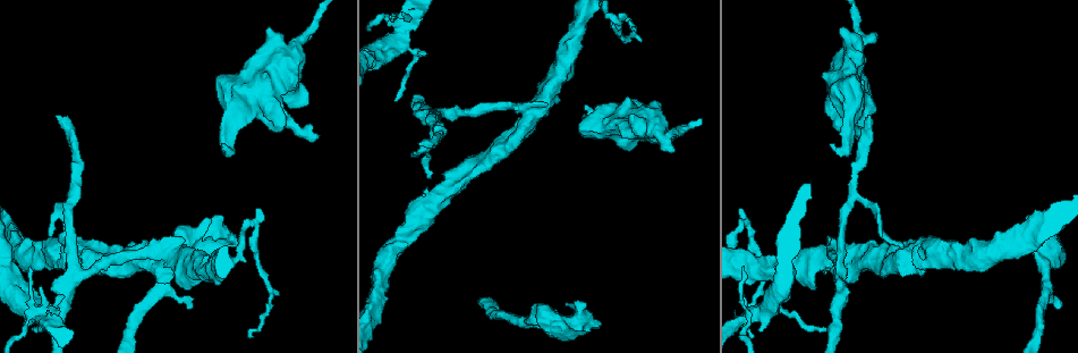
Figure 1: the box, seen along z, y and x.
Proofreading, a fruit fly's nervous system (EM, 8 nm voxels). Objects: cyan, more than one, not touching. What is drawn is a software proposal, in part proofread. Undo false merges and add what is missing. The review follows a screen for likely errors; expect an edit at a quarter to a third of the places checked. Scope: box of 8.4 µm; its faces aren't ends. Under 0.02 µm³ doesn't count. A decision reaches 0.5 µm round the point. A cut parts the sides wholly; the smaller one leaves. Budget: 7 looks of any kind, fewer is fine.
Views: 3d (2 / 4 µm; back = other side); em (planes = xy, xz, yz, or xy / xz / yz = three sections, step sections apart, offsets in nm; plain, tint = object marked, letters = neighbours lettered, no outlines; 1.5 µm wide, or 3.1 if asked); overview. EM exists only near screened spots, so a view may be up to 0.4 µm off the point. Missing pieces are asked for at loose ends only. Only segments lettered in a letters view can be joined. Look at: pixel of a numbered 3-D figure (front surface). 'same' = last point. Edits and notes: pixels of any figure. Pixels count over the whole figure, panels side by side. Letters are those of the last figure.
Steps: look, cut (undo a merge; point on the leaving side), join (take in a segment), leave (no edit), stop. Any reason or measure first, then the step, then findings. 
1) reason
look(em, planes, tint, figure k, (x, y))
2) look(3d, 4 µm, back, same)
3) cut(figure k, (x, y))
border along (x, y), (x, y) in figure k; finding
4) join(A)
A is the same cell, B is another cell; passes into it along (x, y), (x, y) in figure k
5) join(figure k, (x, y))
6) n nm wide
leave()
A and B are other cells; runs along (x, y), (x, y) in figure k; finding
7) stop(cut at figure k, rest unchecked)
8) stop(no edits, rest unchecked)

sharp bend
look(em, planes, letters, figure 1, (532, 117))

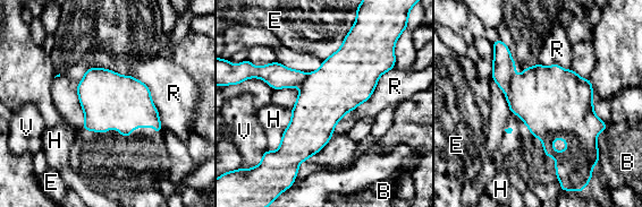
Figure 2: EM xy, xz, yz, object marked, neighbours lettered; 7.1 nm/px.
cut(figure 2, (504, 68))
B, E, H, R and V are other cells; border along (514, 75), (505, 94) in figure 2; a second cell is stuck on

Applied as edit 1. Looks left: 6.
branch stops here
look(em, xz, step 8, letters, figure 1, (318, 136))

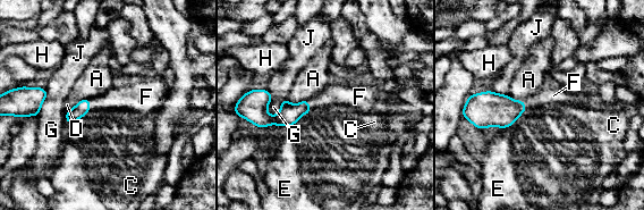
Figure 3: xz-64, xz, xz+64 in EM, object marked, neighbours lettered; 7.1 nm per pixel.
cut it another way
look(em, planes, letters, same)

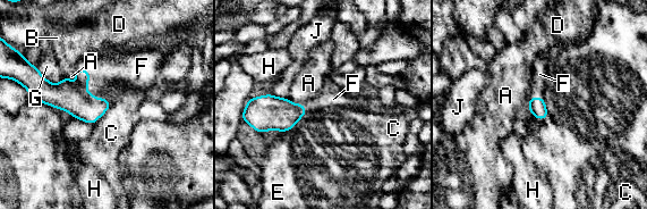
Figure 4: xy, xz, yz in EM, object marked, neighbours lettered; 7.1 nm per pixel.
join(F)
F is the same cell, A, B, C, D, E, G, H and J are other cells; passes into it along (66, 95), (90, 93), (107, 74) in figure 4; the cell continues

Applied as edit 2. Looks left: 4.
look(overview)

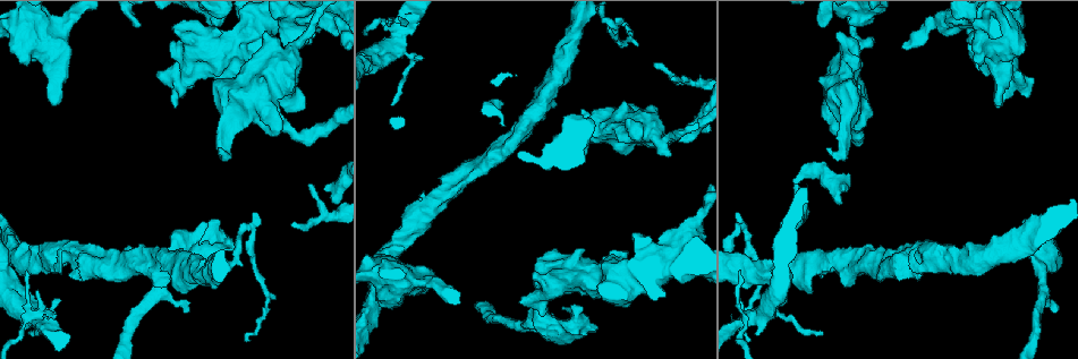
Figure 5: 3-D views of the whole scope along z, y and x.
sharp bend
look(3d, 2 µm, figure 5, (242, 227))

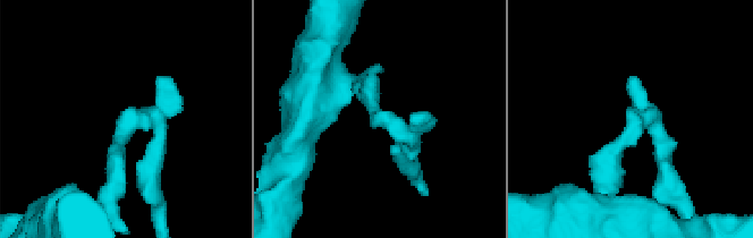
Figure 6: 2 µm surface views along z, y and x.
arms of 160, 190 nm; shape alone is not enough
look(em, planes, letters, figure 6, (129, 116))

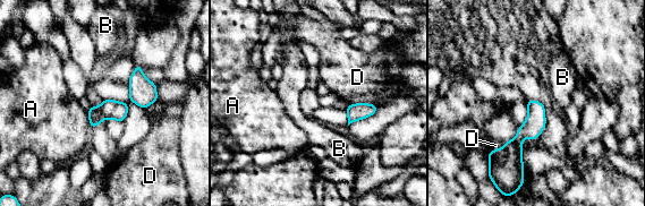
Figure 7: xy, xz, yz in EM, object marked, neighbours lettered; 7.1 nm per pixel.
140 nm wide
leave()
A, B and D are other cells; one cell here

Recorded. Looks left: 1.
stop(cut at figure 2, join at figure 4, rest unchecked)

